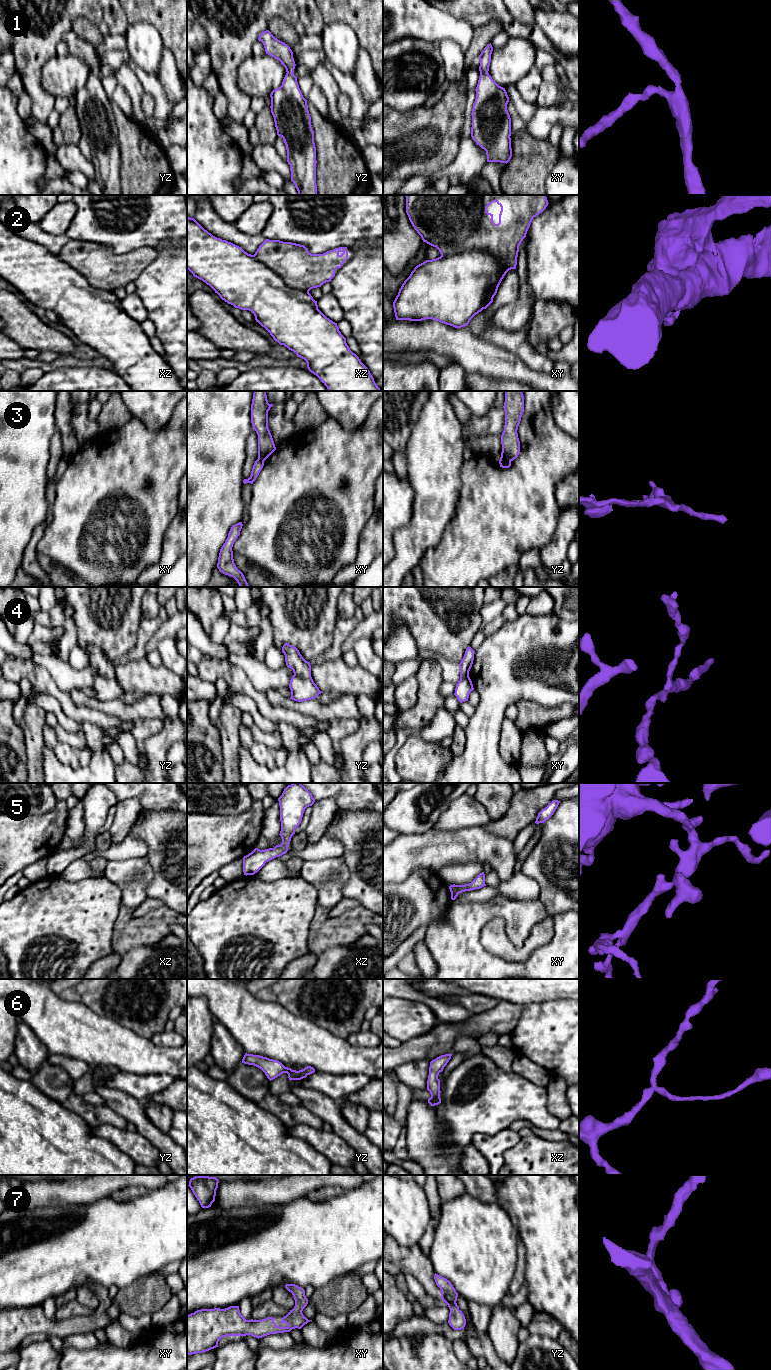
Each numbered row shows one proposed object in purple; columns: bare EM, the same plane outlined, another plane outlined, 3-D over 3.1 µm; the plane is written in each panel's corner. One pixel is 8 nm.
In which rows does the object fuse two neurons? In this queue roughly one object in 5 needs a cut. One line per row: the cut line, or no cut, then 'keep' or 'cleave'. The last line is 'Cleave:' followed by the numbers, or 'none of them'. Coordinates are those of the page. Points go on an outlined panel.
1: no cut | keep
2: xy (441, 255), (470, 250), (489, 253), (500, 268), (501, 280) | cleave
3: yz (500, 458), (510, 461) | cleave
4: no cut | keep
5: no cut | keep
6: yz (302, 1069), (307, 1074) | cleave
7: no cut | keep
Cleave: 2, 3, 6

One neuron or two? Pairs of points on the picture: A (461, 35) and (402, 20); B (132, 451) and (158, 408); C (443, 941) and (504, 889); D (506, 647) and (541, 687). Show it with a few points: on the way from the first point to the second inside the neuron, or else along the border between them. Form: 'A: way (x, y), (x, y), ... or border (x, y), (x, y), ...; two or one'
A: way (446, 27), (417, 20); one
B: border (133, 415), (147, 427), (155, 430), (169, 421); two
C: border (522, 899), (496, 894), (477, 902); two
D: way (506, 662), (506, 673), (518, 685), (526, 687); one

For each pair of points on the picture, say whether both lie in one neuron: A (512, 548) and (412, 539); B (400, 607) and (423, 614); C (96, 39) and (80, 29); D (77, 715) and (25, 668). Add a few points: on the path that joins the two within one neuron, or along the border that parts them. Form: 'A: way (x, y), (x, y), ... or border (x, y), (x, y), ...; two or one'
A: border (450, 520), (440, 541), (422, 556); two
B: way (406, 607), (417, 608); one
C: way (92, 35), (84, 29); one
D: way (65, 702), (38, 677); one

